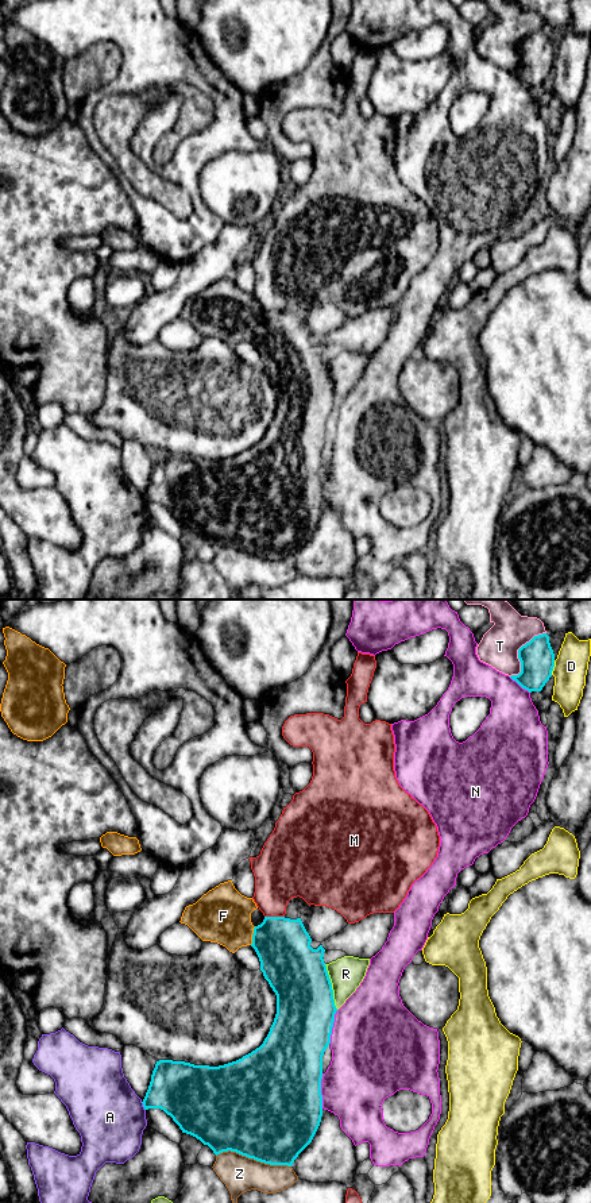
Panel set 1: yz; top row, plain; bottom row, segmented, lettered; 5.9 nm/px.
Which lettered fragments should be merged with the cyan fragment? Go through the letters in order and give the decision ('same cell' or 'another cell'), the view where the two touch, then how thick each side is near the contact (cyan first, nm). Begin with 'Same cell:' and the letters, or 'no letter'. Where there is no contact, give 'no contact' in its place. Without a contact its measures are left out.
Same cell: F
A: another cell | yz | 320/420 nm
D: another cell | yz | 200/200 nm
F: same cell | yz | 320/320 nm
M: another cell | yz | 320/300 nm
N: another cell | yz | 500/380 nm
R: another cell | yz | 360/200 nm
T: another cell | yz | 200/220 nm
Z: another cell | yz | 500/220 nm

